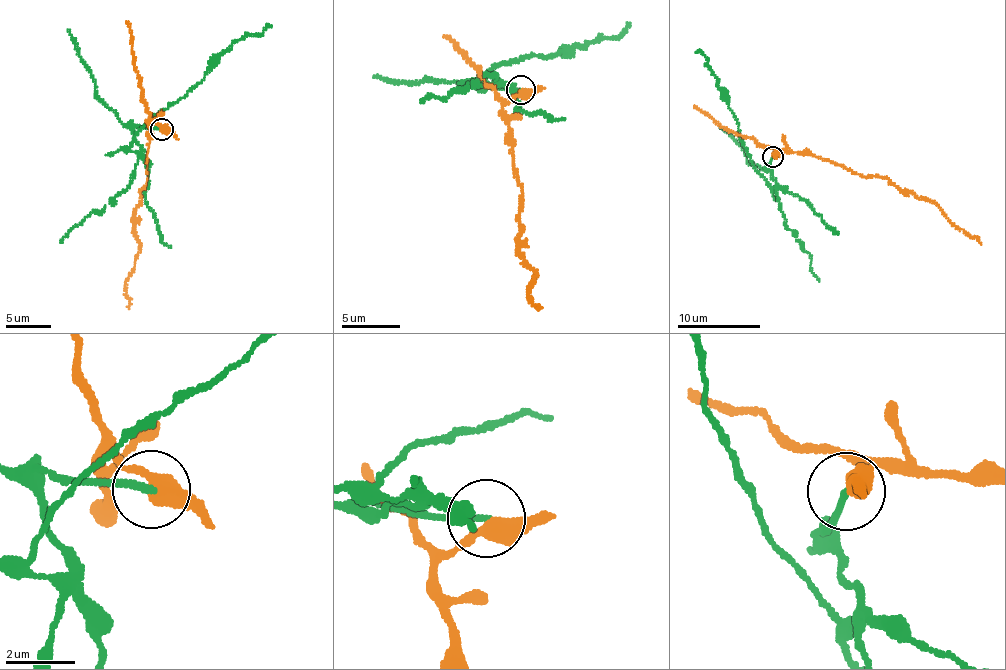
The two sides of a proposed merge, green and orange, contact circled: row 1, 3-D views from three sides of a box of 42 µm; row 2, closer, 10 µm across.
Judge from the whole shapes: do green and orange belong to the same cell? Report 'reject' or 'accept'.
reject

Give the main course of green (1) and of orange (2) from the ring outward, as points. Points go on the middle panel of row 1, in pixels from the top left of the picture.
1: (520, 89), (488, 87), (485, 75), (502, 64), (547, 57), (616, 38), (630, 23)
2: (519, 90), (502, 106), (502, 119), (522, 192), (524, 266), (536, 278), (528, 300), (540, 307)

